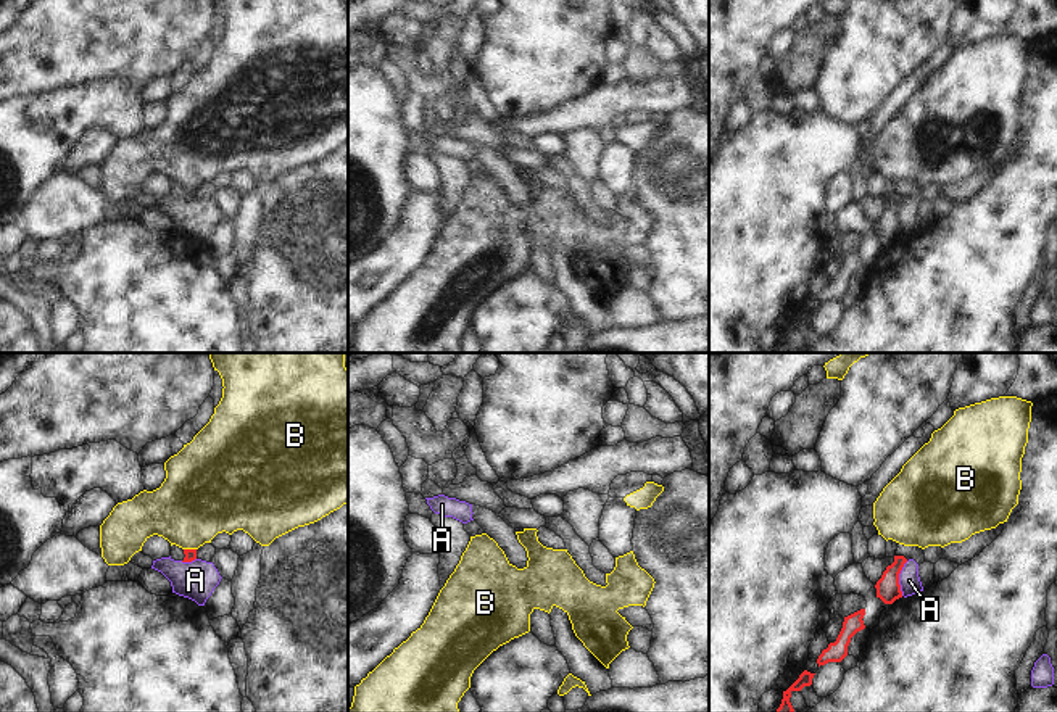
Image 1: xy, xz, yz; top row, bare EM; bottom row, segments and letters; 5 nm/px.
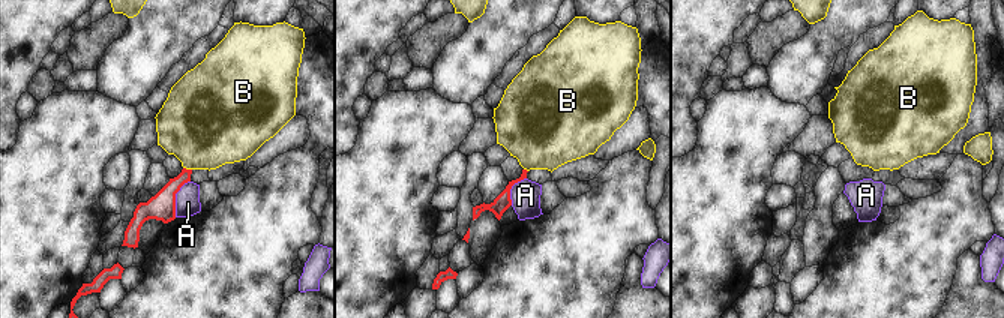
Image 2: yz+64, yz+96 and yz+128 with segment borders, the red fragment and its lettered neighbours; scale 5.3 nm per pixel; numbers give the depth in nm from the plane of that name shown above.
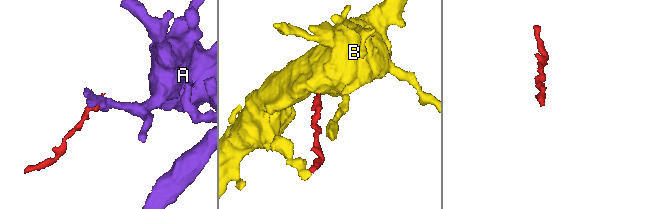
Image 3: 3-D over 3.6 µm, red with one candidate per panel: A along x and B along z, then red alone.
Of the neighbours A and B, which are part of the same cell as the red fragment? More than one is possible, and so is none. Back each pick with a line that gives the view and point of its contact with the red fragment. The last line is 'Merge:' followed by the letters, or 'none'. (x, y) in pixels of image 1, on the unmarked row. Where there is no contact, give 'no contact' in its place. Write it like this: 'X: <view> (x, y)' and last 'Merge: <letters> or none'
B: xy (190, 189)
Merge: B

